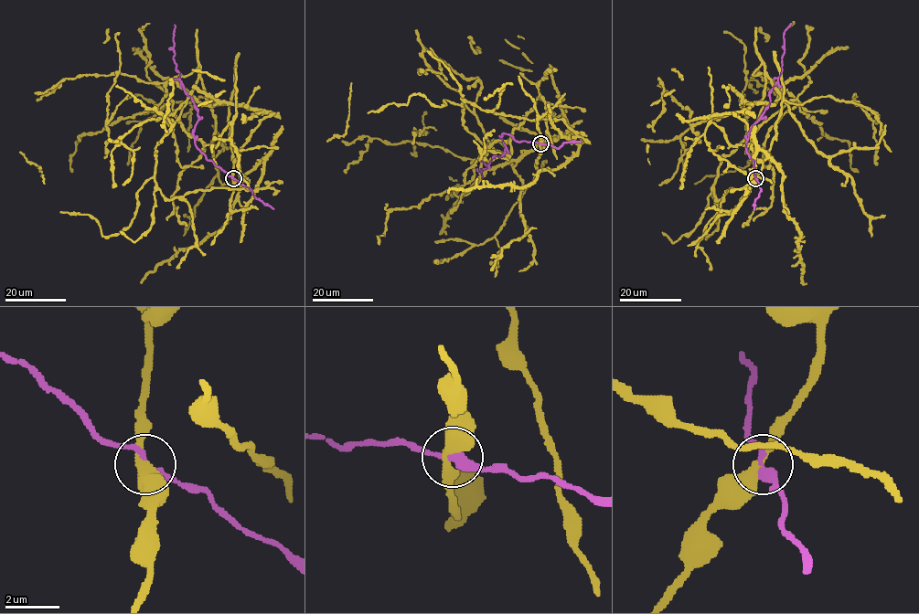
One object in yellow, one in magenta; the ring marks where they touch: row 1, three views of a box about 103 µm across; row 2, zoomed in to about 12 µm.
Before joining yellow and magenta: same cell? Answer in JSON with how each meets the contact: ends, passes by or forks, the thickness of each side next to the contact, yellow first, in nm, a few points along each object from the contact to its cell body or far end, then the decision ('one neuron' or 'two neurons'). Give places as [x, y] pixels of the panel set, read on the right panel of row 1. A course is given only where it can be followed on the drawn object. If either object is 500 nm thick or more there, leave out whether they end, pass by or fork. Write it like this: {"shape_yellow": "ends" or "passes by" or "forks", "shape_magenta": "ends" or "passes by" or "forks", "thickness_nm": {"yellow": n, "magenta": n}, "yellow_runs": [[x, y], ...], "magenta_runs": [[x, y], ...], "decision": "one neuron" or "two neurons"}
{"shape_yellow": "passes by", "shape_magenta": "passes by", "thickness_nm": {"yellow": 380, "magenta": 320}, "yellow_runs": [[755, 179], [744, 119], [780, 98], [766, 76], [714, 195], [749, 184], [763, 151], [782, 172], [806, 284]], "magenta_runs": [[755, 179], [754, 160], [745, 145], [750, 129], [770, 103], [770, 91], [780, 72], [785, 30], [791, 23]], "decision": "two neurons"}

